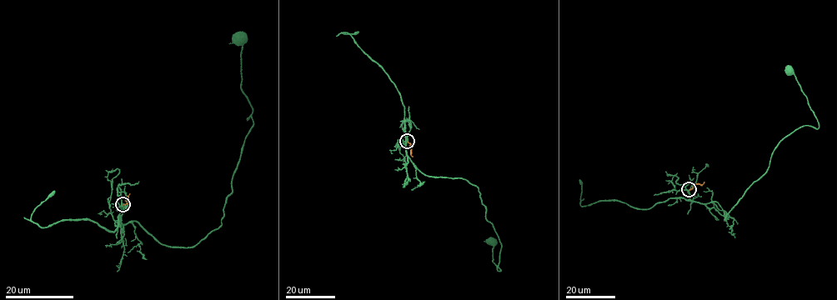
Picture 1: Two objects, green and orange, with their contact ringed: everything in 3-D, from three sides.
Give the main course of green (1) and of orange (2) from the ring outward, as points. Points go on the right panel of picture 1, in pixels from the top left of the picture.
1: (689, 190), (691, 200), (716, 202), (726, 221), (765, 172), (775, 147), (804, 126), (817, 129), (789, 70)
2: (689, 190), (704, 182)

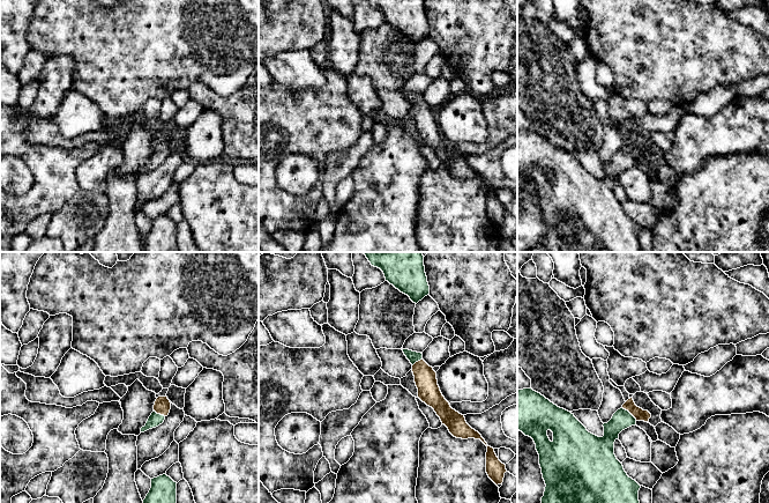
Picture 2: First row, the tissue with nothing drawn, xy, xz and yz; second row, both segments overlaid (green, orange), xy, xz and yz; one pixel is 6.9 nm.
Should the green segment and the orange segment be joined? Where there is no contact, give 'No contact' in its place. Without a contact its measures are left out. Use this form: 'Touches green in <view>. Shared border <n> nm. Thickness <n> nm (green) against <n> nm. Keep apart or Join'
Touches green in yz. Shared border 140 nm. Thickness 140 nm (green) against 80 nm. Join

